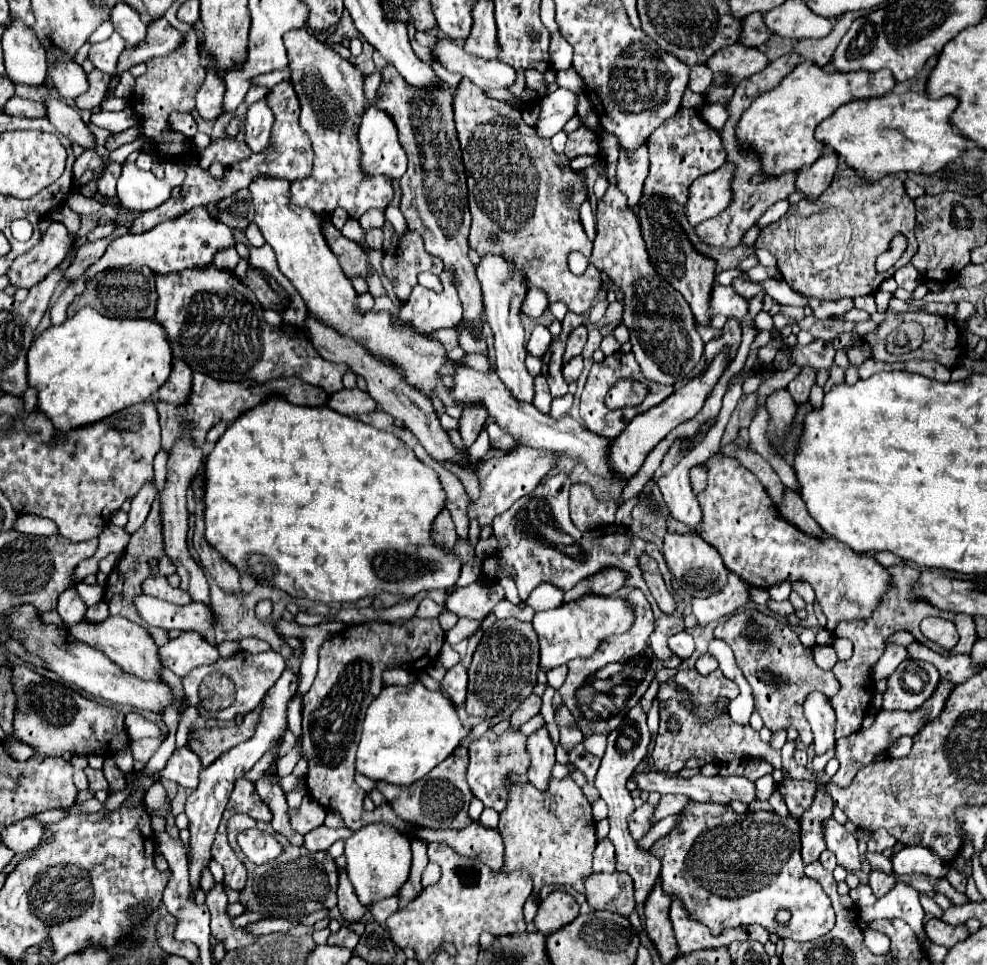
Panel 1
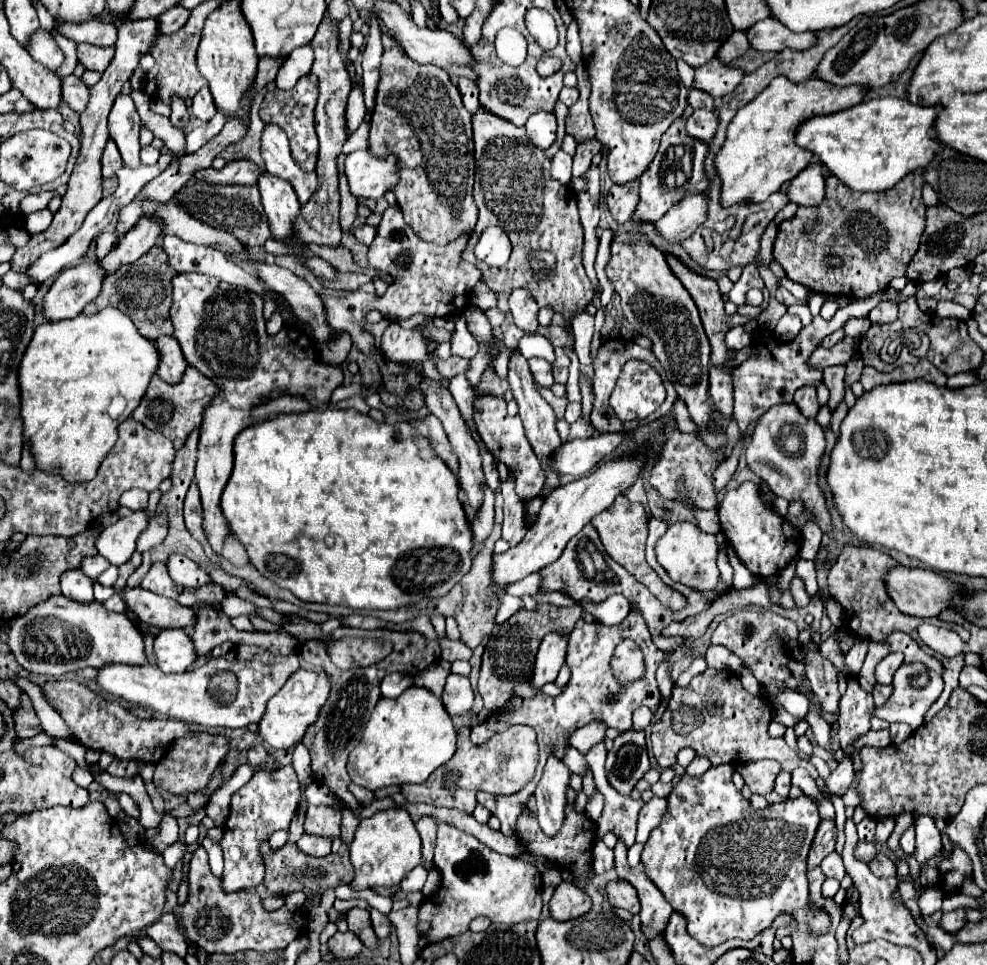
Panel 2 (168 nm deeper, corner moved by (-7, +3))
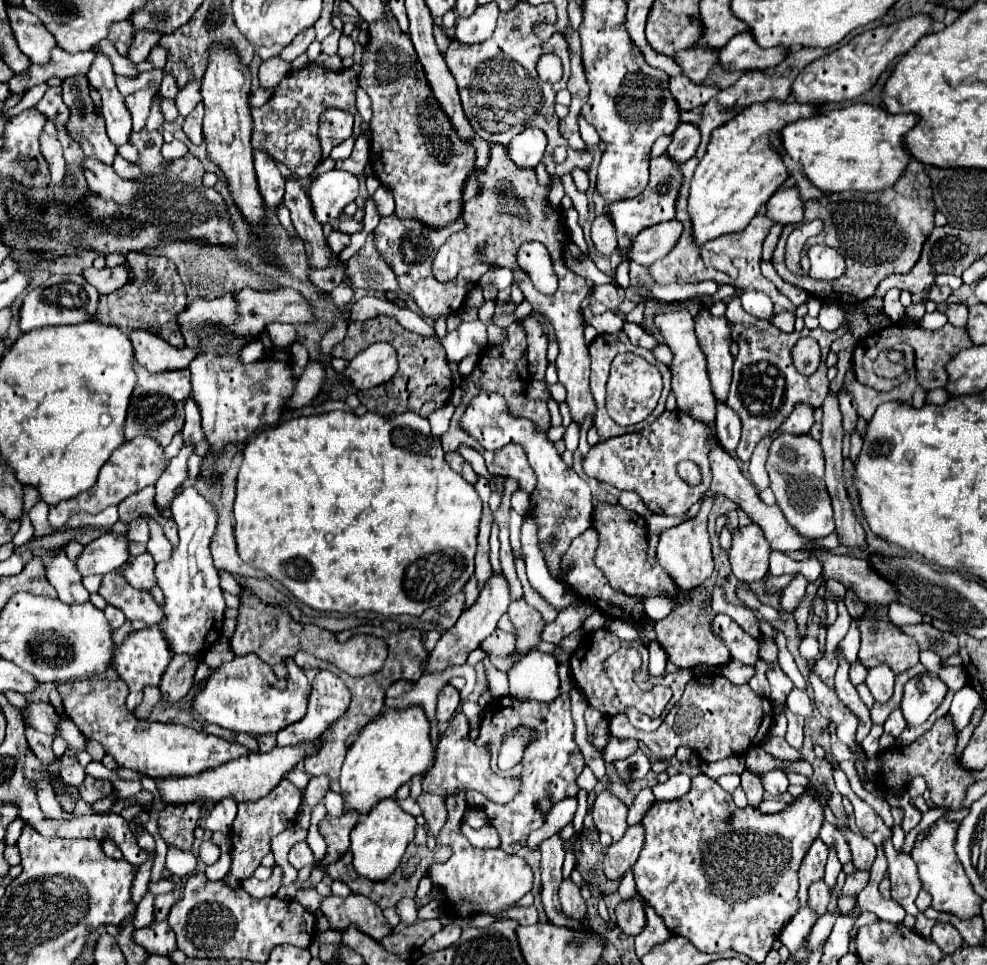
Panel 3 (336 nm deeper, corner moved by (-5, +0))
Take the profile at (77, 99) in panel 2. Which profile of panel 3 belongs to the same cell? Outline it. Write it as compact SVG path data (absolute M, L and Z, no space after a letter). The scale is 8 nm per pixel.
M49 87L43 95L43 99L35 105L39 113L43 113L47 119L53 123L65 123L69 119L69 109L61 99L61 89L59 87Z

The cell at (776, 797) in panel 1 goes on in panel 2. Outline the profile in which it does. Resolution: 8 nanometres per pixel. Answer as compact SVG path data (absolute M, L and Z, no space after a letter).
M779 772L777 780L775 780L775 792L781 798L789 798L789 788L791 788L791 774L789 772Z

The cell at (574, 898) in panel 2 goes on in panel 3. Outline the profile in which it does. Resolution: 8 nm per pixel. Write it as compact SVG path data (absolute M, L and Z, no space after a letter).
M565 879L559 887L559 897L561 897L561 907L563 907L563 913L567 917L573 917L573 919L583 919L585 917L585 911L587 911L587 905L585 905L585 899L581 897L581 889L571 881L571 879Z

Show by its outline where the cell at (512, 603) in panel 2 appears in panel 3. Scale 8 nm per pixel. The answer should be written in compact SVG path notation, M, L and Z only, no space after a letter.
M495 629L483 643L481 647L487 651L489 659L493 666L502 672L507 672L517 660L511 660L509 653L515 651L515 637L509 635L509 633L503 633L499 629Z

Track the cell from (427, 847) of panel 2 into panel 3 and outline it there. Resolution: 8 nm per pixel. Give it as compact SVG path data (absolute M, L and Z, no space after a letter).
M423 791L423 793L417 797L417 803L419 803L421 809L423 809L423 817L427 819L431 833L433 833L433 835L439 835L441 827L443 827L445 821L447 821L445 799L439 797L439 795L435 795L435 793Z

